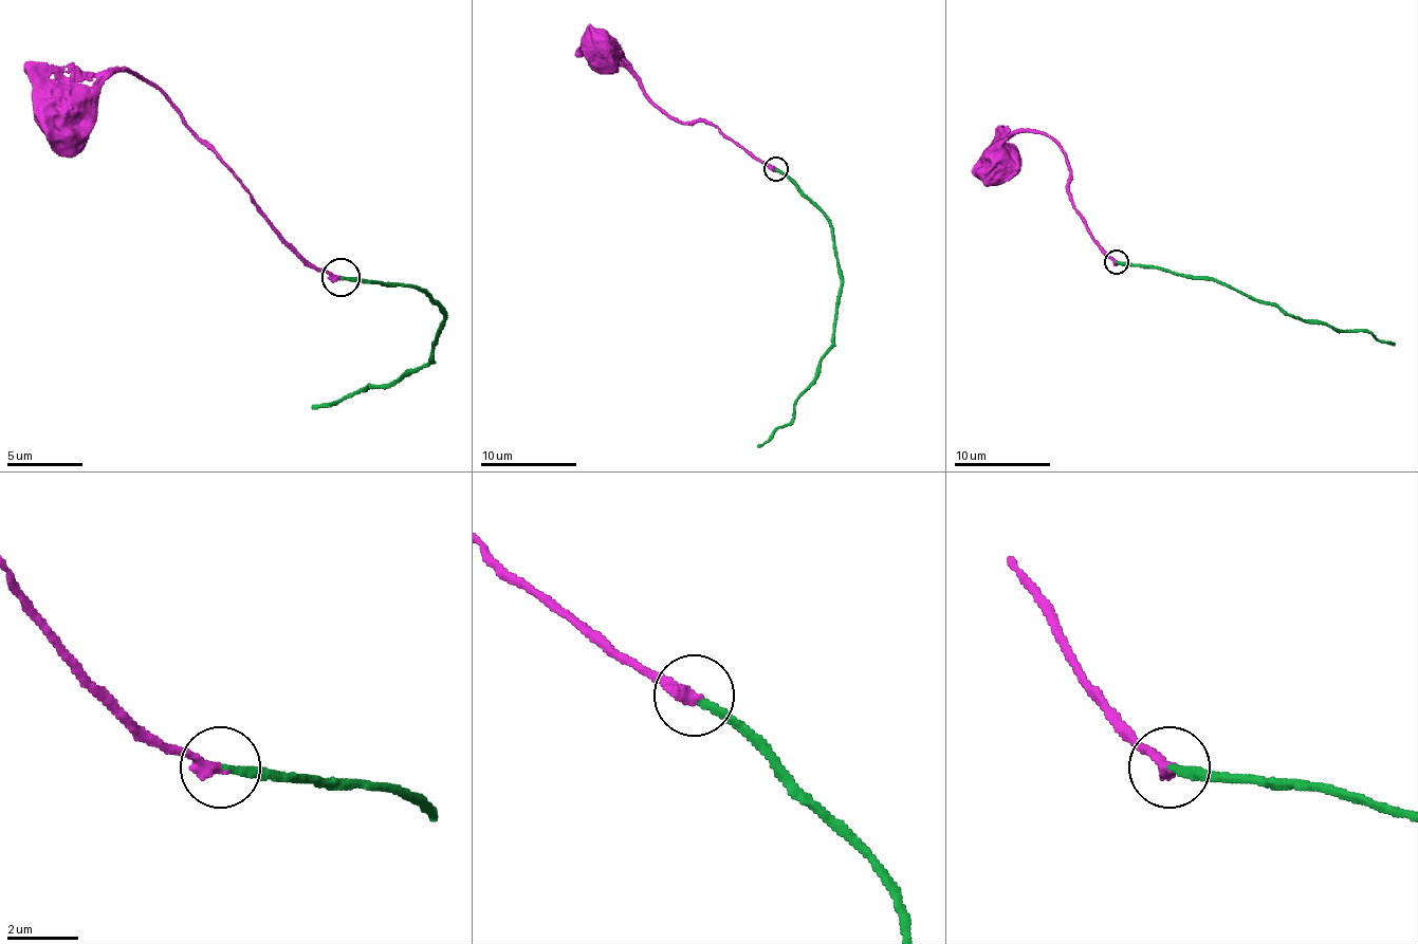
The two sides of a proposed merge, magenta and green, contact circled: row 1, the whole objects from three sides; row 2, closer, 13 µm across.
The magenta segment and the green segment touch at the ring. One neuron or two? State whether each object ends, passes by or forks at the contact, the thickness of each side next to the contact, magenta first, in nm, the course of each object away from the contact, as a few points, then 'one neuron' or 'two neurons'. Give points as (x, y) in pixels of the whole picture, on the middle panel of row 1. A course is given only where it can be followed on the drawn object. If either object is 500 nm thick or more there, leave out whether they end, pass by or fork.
magenta ends; green ends; calibres 360 and 220 nm; course magenta (775, 169), (755, 160), (717, 126), (676, 121), (645, 92), (632, 68), (606, 49); course green (775, 169), (830, 224), (840, 299), (818, 378), (796, 401), (792, 420), (758, 446); one neuron

